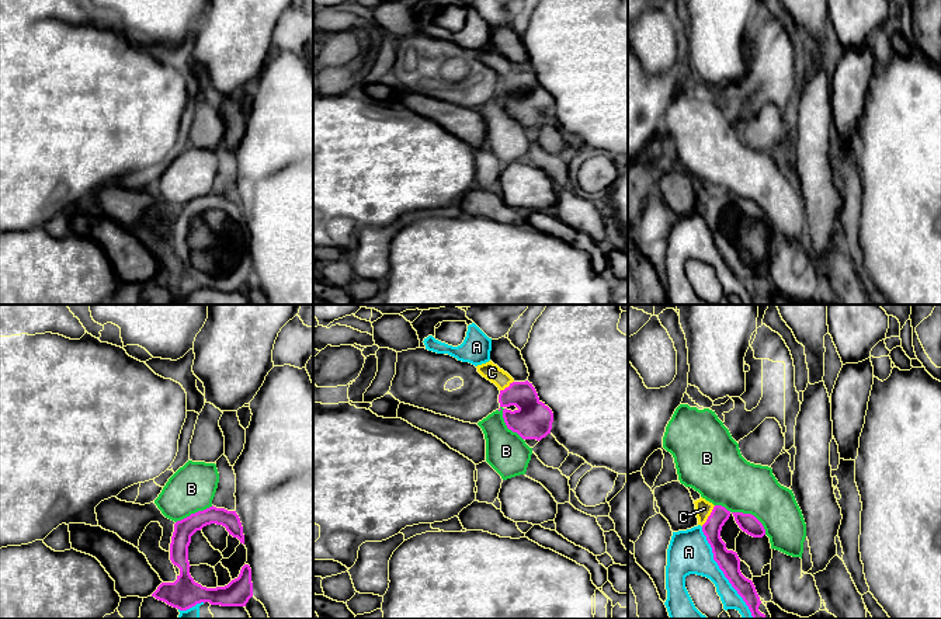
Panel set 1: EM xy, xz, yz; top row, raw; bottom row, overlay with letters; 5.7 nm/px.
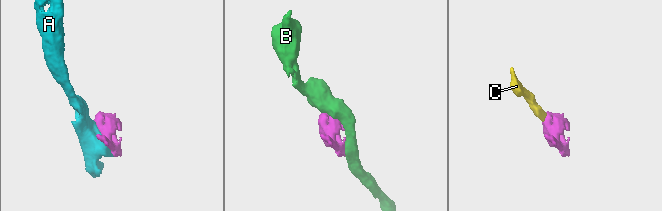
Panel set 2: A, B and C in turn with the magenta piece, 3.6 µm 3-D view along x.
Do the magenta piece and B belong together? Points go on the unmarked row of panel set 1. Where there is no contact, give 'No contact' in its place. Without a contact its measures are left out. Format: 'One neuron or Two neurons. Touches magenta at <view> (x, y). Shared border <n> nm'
Two neurons. Touches magenta at yz (742, 198). Shared border 340 nm

